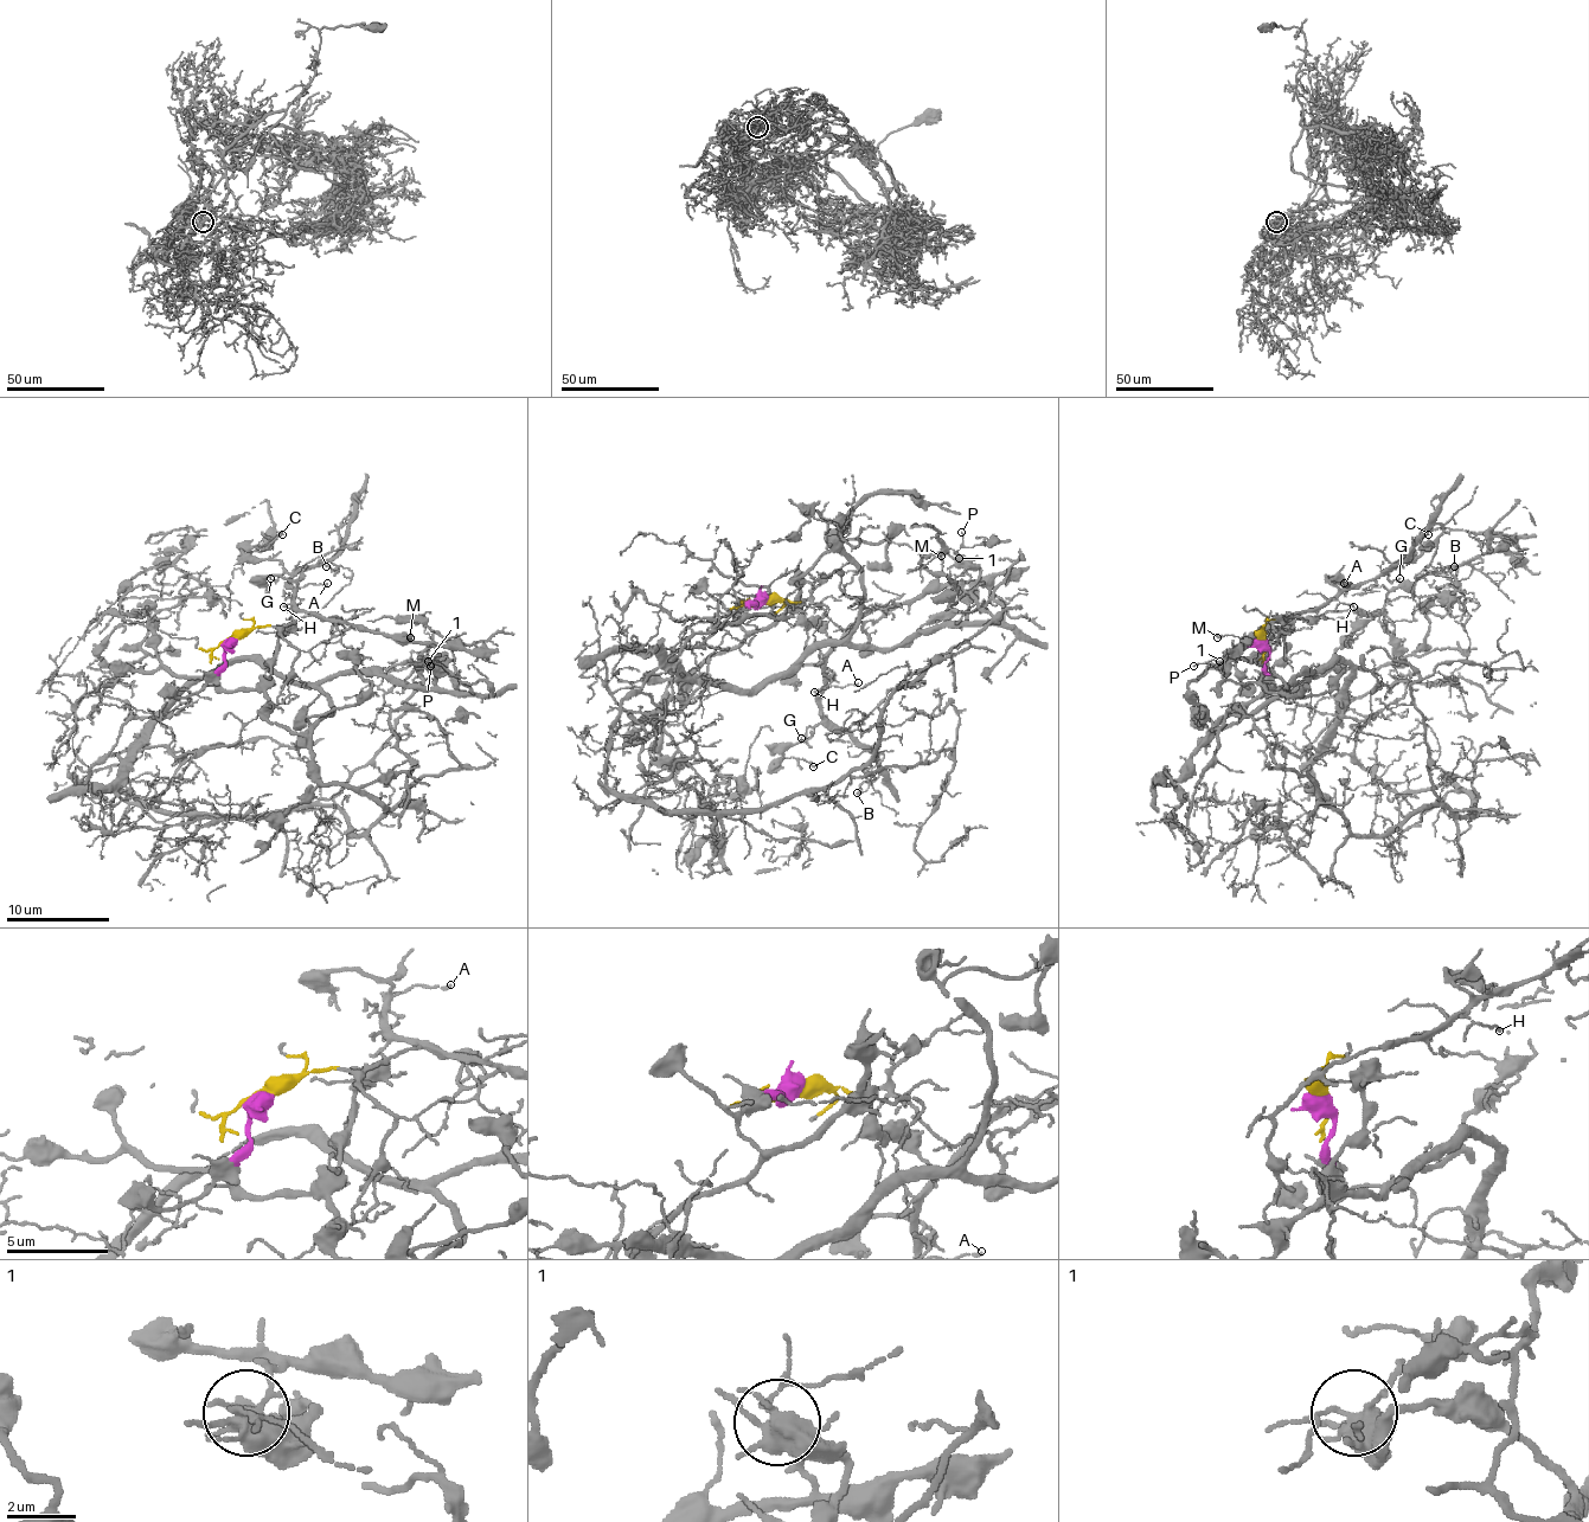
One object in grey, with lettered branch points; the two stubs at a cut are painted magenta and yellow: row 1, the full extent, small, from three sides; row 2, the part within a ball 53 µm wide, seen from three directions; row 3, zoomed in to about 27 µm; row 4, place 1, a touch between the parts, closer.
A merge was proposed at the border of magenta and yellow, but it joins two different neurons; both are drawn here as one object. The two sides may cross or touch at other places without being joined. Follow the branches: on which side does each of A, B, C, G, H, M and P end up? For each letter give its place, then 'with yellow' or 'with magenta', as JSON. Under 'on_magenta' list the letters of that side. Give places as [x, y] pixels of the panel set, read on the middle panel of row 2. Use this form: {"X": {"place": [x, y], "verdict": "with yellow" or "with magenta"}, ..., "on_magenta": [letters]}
{"A": {"place": [858, 682], "verdict": "with yellow"}, "B": {"place": [857, 792], "verdict": "with yellow"}, "C": {"place": [813, 766], "verdict": "with yellow"}, "G": {"place": [801, 738], "verdict": "with yellow"}, "H": {"place": [814, 692], "verdict": "with yellow"}, "M": {"place": [941, 556], "verdict": "with yellow"}, "P": {"place": [961, 532], "verdict": "with yellow"}, "on_magenta": []}

